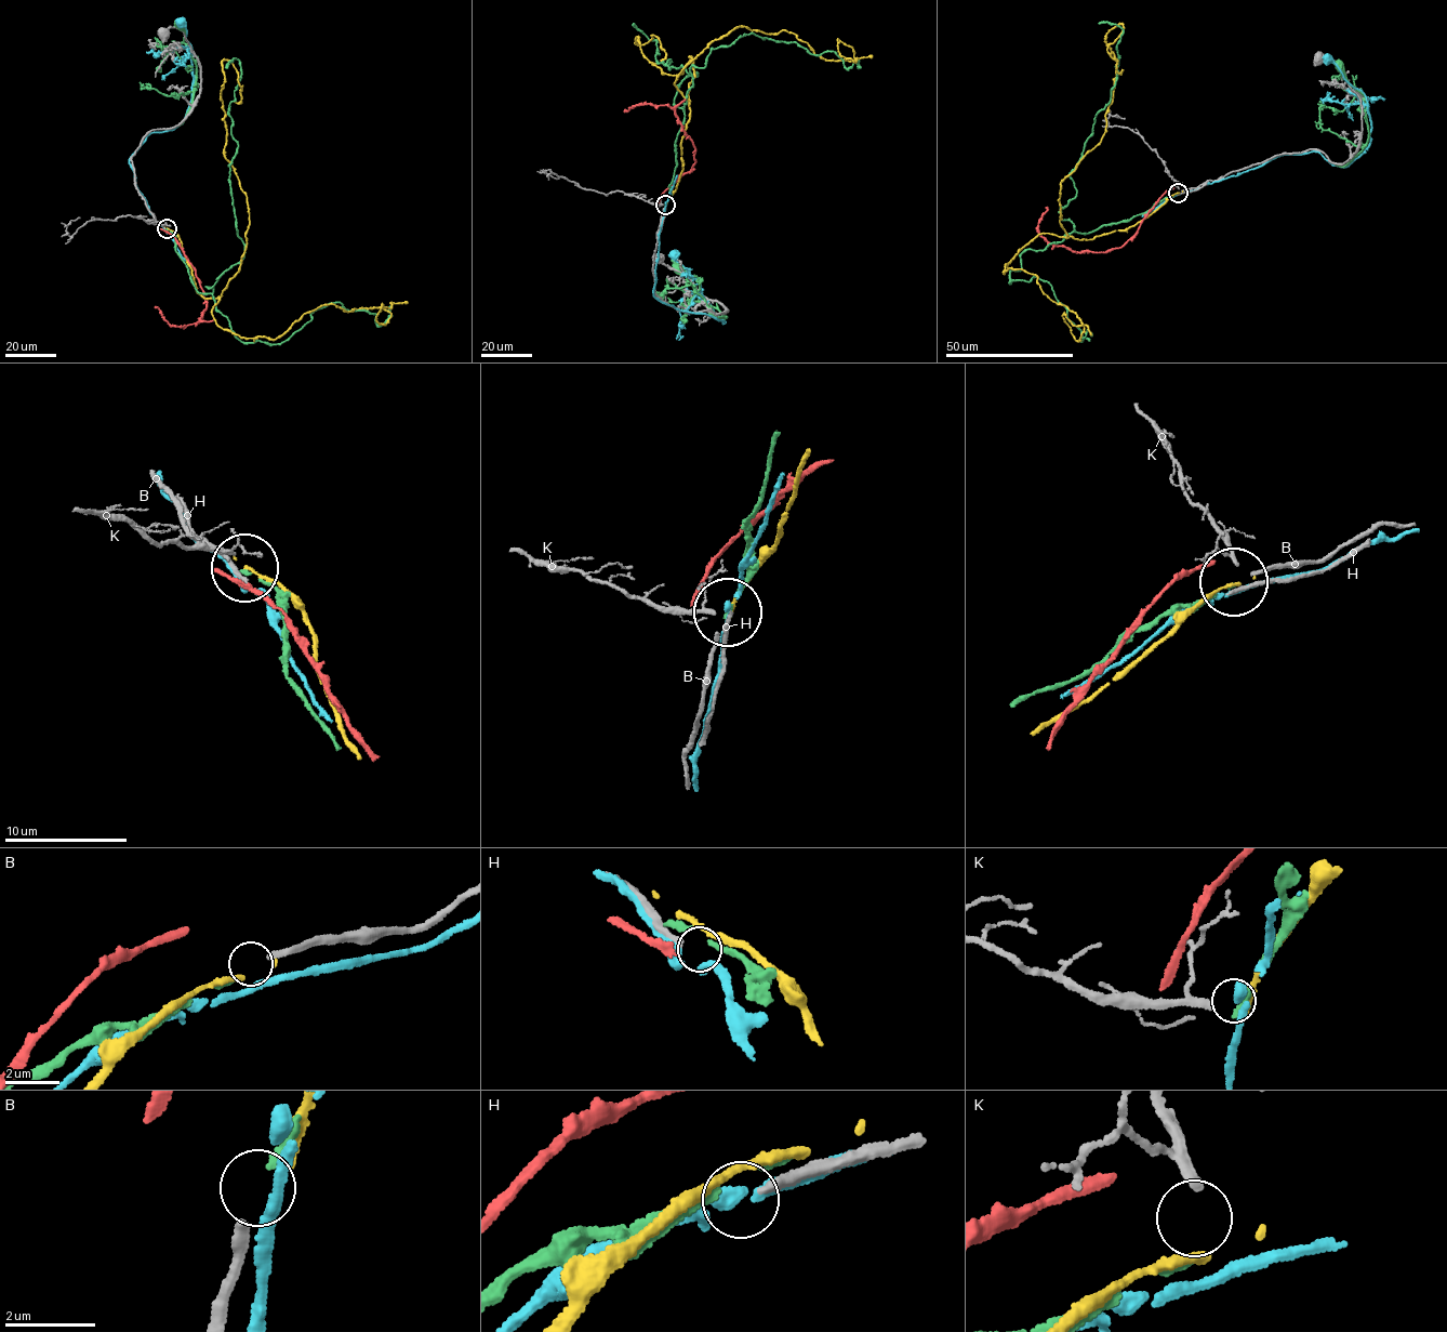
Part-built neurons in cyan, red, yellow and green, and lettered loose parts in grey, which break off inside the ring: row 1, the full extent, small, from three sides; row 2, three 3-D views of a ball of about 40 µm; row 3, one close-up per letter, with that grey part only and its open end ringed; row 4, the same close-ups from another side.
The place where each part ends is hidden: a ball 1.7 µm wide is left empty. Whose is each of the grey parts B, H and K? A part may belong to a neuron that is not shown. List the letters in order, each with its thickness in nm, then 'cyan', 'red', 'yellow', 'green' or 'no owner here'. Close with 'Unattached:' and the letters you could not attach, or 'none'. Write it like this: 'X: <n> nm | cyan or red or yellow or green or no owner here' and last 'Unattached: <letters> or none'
B: 240 nm | no owner here
H: 200 nm | no owner here
K: 200 nm | no owner here
Unattached: B, H, K

